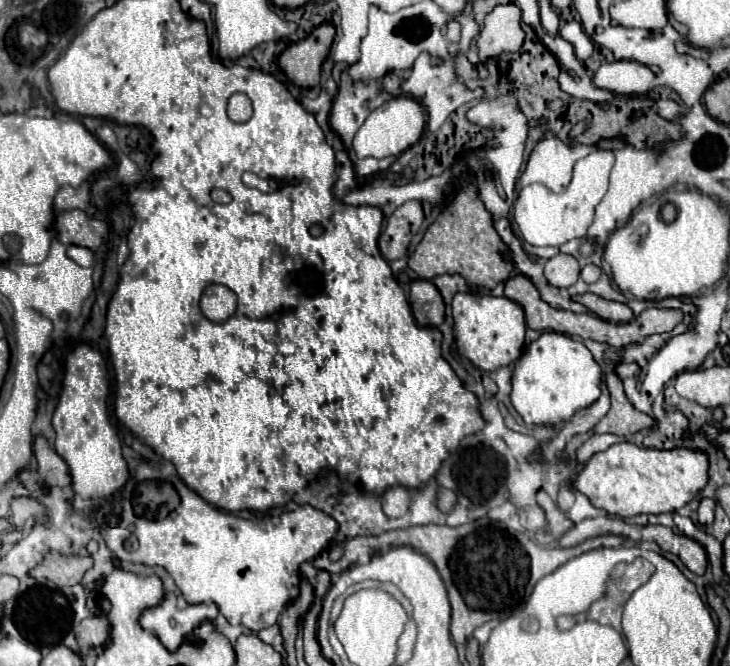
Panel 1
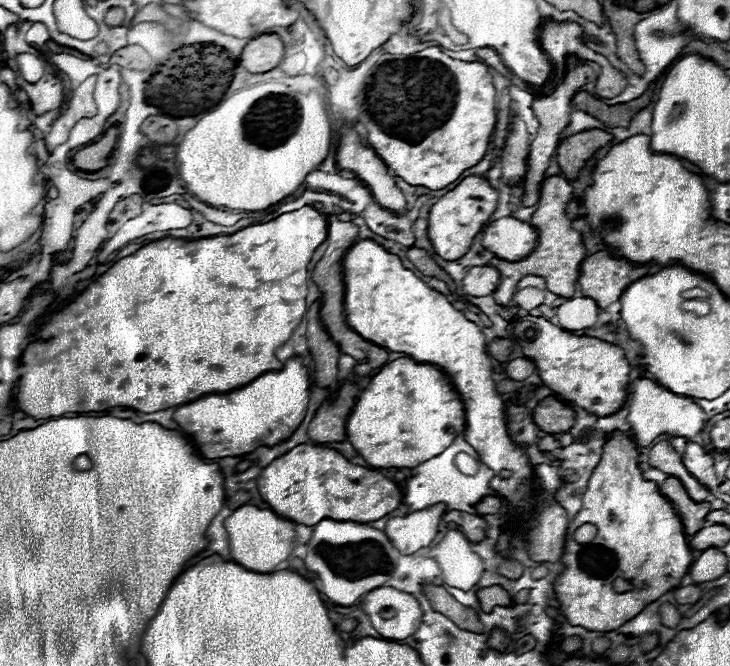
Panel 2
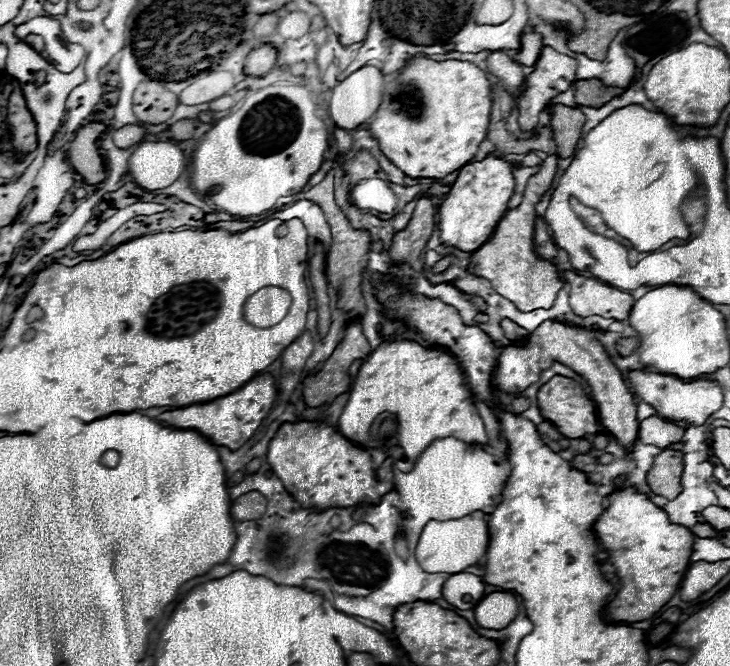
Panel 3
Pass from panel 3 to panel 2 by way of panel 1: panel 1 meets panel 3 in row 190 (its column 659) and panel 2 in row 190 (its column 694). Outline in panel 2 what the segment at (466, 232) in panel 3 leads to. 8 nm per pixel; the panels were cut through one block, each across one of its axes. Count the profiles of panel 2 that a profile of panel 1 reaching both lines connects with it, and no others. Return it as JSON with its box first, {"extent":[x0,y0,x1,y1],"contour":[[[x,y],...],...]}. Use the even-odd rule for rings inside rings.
{"extent":[428,176,498,260],"contour":[[[476,176],[462,180],[454,190],[450,190],[442,198],[438,198],[438,202],[432,206],[430,218],[428,218],[428,222],[430,222],[428,236],[432,240],[434,252],[446,260],[456,260],[456,258],[464,256],[470,250],[474,236],[488,224],[490,214],[496,208],[496,200],[498,200],[498,192],[494,188],[490,188],[490,184],[484,178],[476,178]]]}

